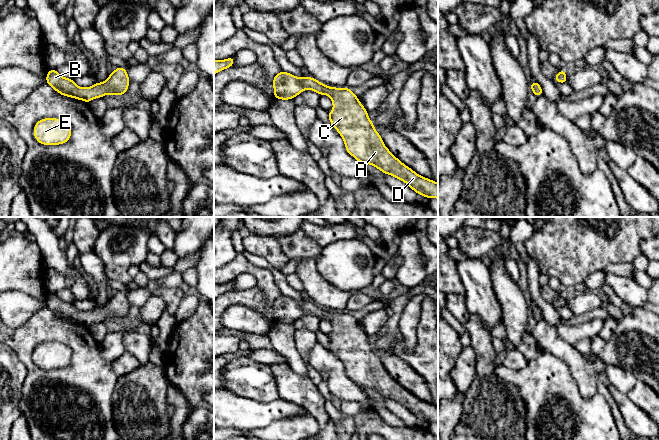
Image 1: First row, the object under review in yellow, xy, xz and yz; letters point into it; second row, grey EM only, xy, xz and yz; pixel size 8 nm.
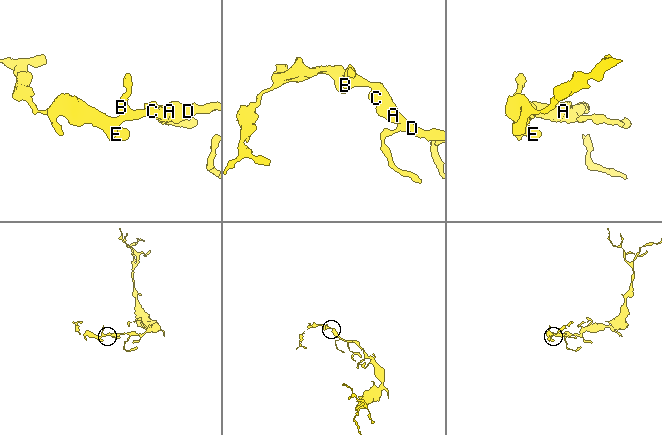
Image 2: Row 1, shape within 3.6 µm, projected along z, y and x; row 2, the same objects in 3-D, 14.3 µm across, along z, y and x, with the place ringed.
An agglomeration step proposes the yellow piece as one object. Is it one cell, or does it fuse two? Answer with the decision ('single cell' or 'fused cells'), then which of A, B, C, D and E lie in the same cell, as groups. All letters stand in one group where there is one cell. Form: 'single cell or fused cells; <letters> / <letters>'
single cell; A B C D E

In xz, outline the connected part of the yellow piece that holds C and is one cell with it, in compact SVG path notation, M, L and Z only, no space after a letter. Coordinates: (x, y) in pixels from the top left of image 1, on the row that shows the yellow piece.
M281 70L273 77L273 89L274 98L281 100L295 98L306 89L329 96L333 110L328 117L331 126L342 137L348 154L359 163L372 165L403 181L417 194L438 199L438 183L418 175L389 151L365 107L349 87L330 87L313 77L296 77Z

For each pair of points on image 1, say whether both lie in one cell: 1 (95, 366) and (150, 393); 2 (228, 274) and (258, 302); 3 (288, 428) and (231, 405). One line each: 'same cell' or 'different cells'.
1: different cells
2: different cells
3: different cells

